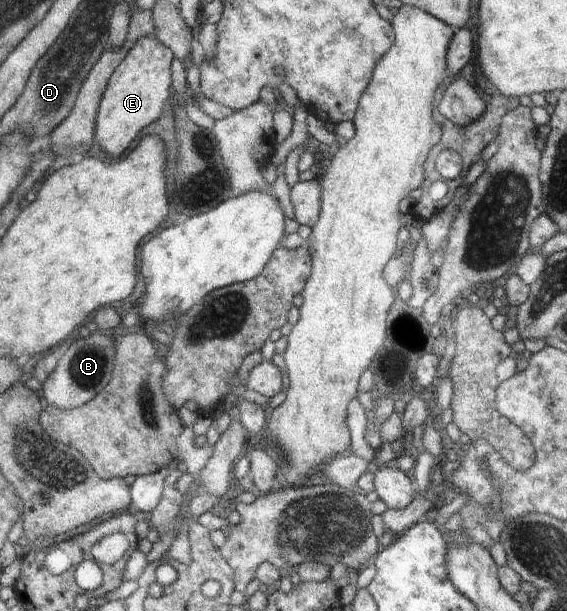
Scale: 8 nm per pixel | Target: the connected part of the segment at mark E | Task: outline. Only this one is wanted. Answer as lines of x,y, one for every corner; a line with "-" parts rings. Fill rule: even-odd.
155,34
143,36
112,74
95,118
95,142
110,158
122,156
138,132
162,116
162,102
170,96
170,49

